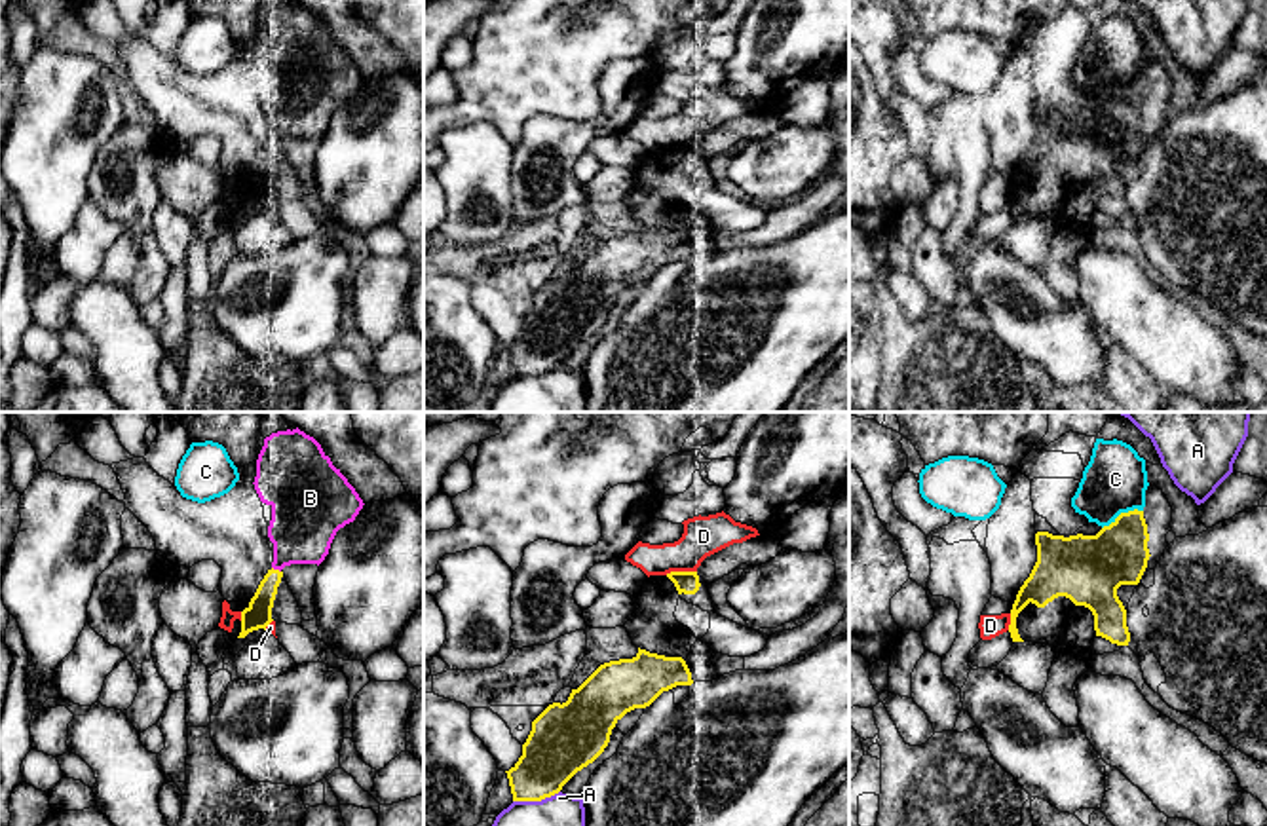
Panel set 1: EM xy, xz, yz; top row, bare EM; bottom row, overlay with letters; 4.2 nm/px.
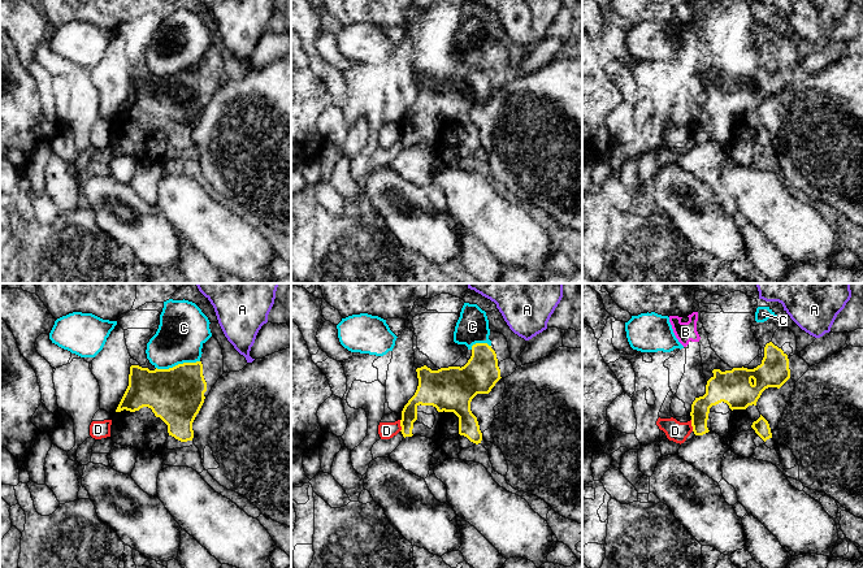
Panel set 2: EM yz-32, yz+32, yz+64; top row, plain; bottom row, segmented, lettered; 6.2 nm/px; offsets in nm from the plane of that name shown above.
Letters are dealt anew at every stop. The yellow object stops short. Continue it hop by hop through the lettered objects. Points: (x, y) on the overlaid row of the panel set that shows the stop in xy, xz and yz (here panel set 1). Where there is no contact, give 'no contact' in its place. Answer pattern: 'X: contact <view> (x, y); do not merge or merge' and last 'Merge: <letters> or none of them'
A: contact xz (536, 800); do not merge
B: contact xy (276, 570); merge
C: contact yz (1121, 513); do not merge
D: contact xz (680, 572); do not merge
Merge: B

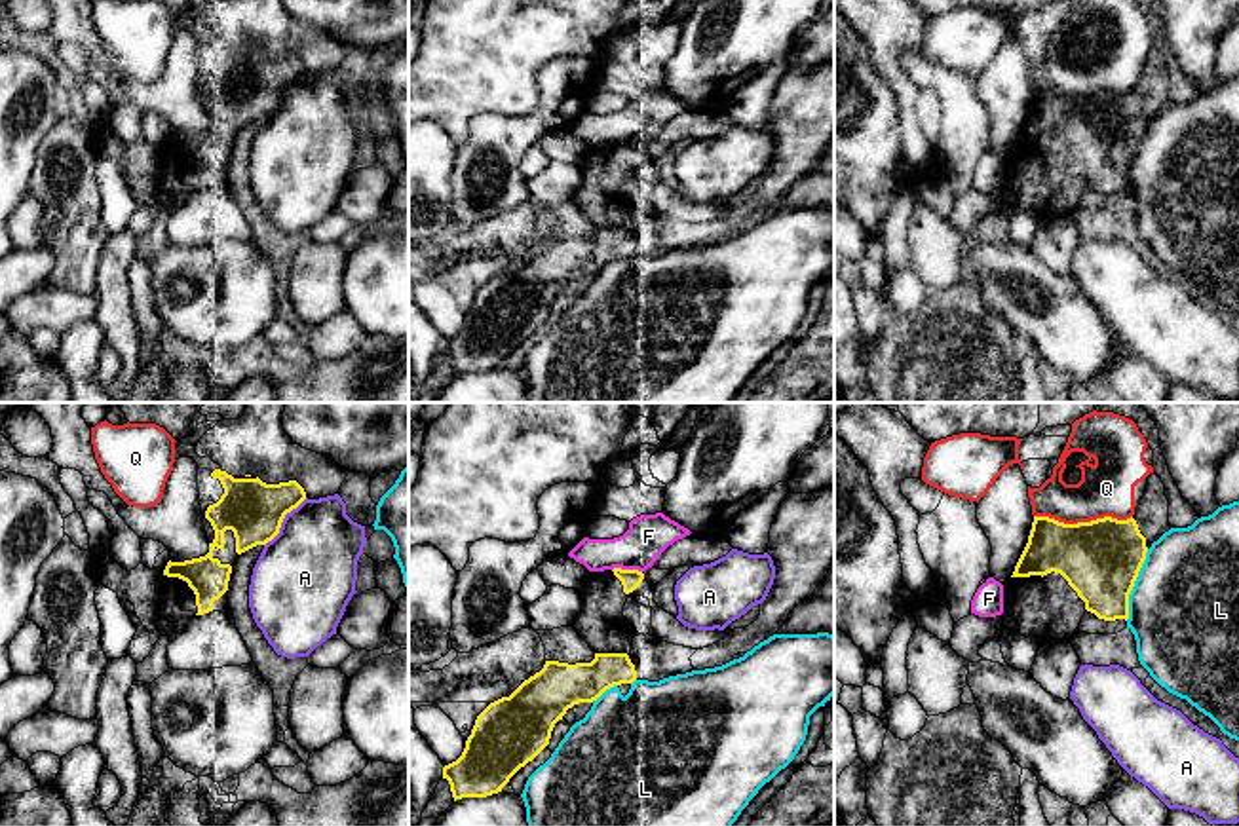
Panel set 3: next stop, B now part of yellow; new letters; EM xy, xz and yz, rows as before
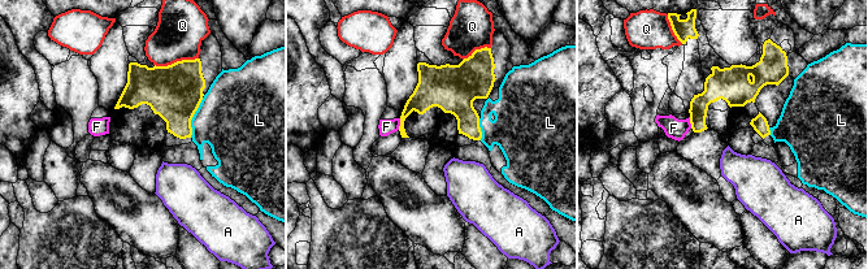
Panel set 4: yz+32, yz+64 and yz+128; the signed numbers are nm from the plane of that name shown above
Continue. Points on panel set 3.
A: contact xy (282, 521); do not merge
F: contact xz (628, 570); do not merge
L: contact yz (1133, 585); do not merge
Q: contact yz (1084, 523); do not merge
Merge: none of them

